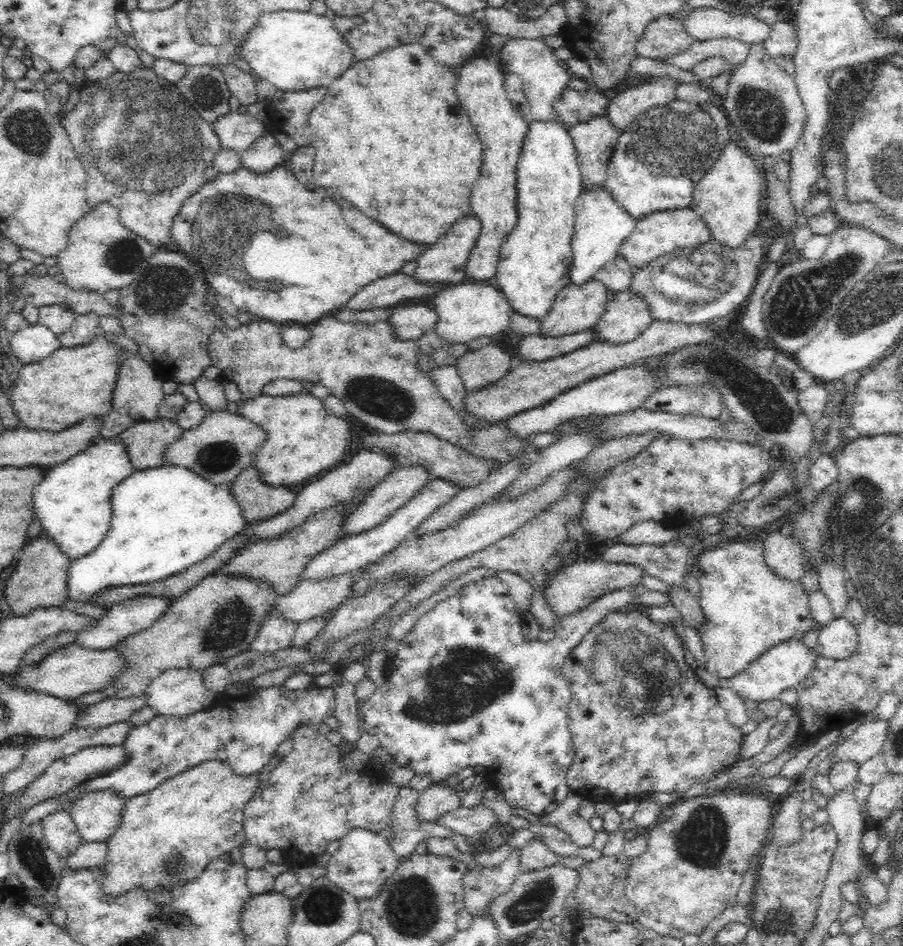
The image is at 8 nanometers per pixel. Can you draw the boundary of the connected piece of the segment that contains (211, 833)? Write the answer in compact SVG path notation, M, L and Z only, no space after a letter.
M214 759L184 769L148 792L131 796L125 801L120 828L106 840L110 852L106 862L100 867L106 869L106 878L102 886L104 892L119 895L134 887L169 887L171 884L197 877L213 858L244 844L244 808L252 800L258 786L260 773L242 776L226 761Z

